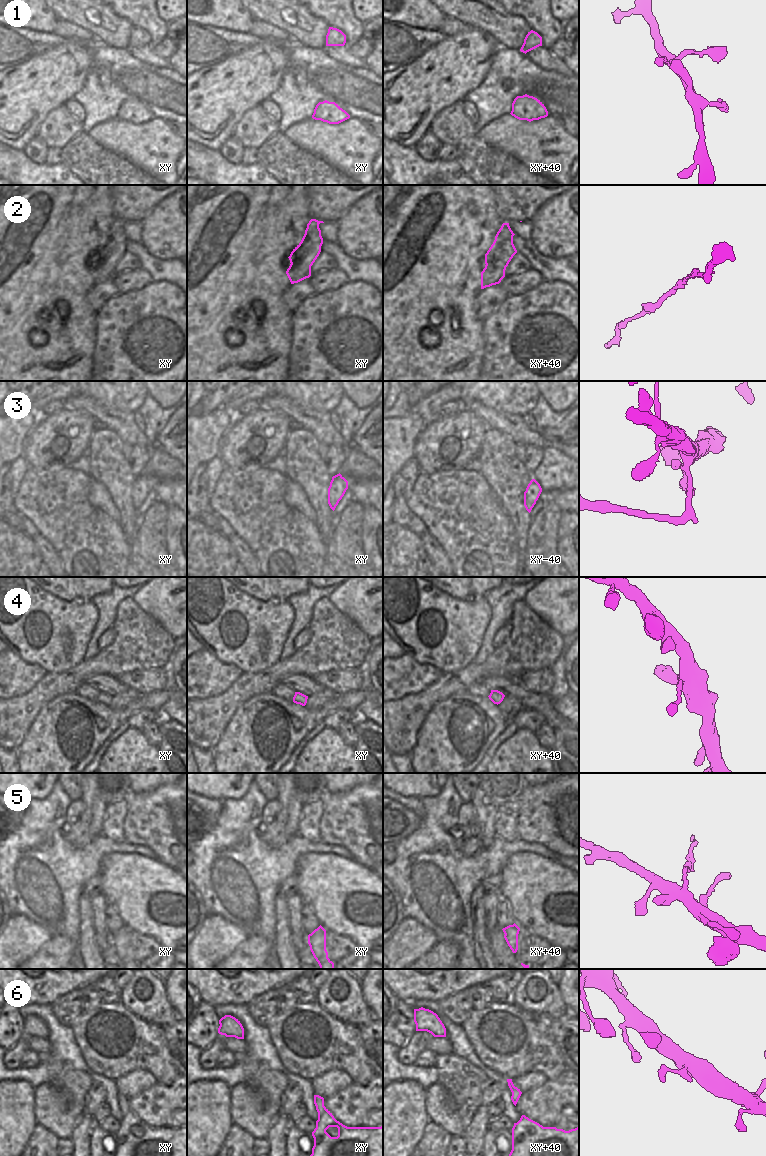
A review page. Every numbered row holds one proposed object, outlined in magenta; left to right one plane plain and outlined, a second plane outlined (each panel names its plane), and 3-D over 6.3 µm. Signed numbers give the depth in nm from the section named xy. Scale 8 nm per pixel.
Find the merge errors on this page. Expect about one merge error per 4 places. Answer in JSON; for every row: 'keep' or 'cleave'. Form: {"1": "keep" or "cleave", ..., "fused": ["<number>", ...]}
{"1": "keep", "2": "keep", "3": "cleave", "4": "keep", "5": "cleave", "6": "keep", "fused": ["3", "5"]}

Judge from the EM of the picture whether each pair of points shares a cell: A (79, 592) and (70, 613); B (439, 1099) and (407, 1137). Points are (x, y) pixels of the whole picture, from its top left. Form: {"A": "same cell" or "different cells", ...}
{"A": "different cells", "B": "different cells"}

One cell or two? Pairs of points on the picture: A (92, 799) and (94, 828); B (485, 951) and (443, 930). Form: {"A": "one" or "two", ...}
{"A": "one", "B": "two"}

